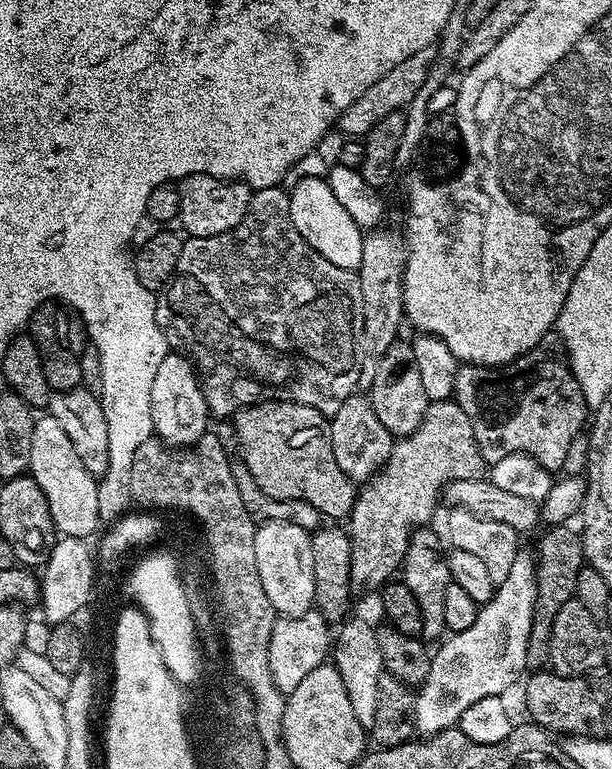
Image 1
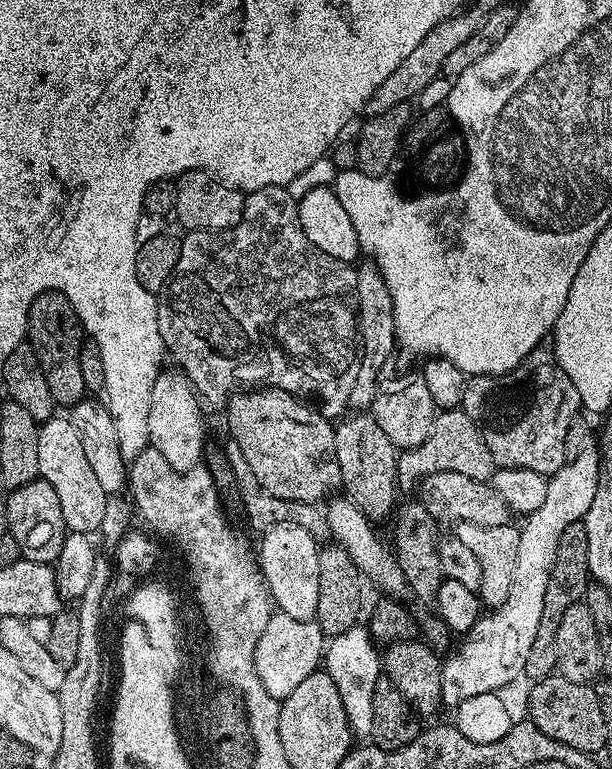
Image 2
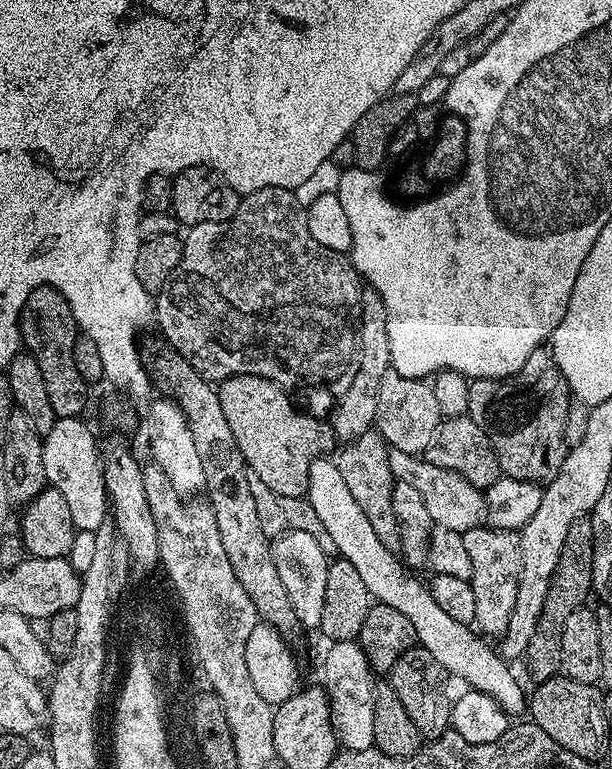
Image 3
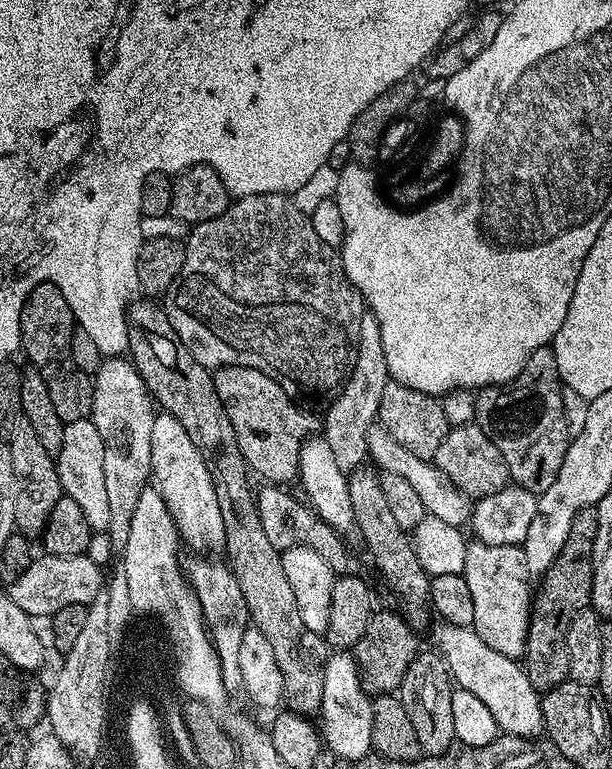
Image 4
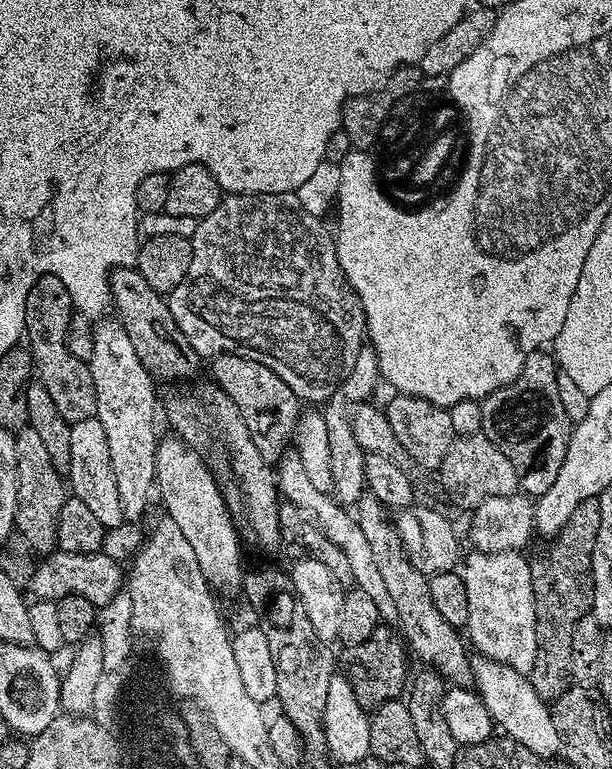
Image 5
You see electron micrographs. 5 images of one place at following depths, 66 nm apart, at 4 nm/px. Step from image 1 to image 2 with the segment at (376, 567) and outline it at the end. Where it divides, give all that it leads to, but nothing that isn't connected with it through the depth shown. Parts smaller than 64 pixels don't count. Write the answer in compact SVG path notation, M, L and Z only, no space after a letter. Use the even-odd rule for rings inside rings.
M460 408L437 411L432 432L422 442L422 446L407 449L396 457L396 478L404 482L408 472L416 478L438 474L439 471L457 471L476 480L491 481L497 471L490 450L474 422Z

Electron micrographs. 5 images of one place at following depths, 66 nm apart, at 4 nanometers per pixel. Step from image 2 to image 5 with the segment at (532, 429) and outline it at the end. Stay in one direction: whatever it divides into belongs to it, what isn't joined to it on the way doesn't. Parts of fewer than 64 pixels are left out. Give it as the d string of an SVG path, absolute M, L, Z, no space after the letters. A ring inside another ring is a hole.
M537 350L530 353L518 378L510 382L505 388L494 390L480 401L482 406L482 426L480 432L510 458L514 470L520 479L519 491L529 498L546 494L550 486L558 479L558 470L562 467L562 458L566 458L568 443L572 437L574 422L566 416L565 407L558 398L558 365L556 357L551 351Z

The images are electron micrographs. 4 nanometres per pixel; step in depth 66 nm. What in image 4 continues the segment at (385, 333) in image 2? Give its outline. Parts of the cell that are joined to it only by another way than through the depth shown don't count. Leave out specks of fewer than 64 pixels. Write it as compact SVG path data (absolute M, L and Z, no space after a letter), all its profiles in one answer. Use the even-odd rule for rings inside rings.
M365 314L362 318L362 330L358 334L358 358L354 370L344 382L343 388L331 397L332 405L324 416L322 434L330 442L330 450L338 466L345 474L359 468L369 459L367 432L377 423L378 402L382 402L382 390L386 390L390 377L386 366L386 350L382 350L382 330L378 318Z

